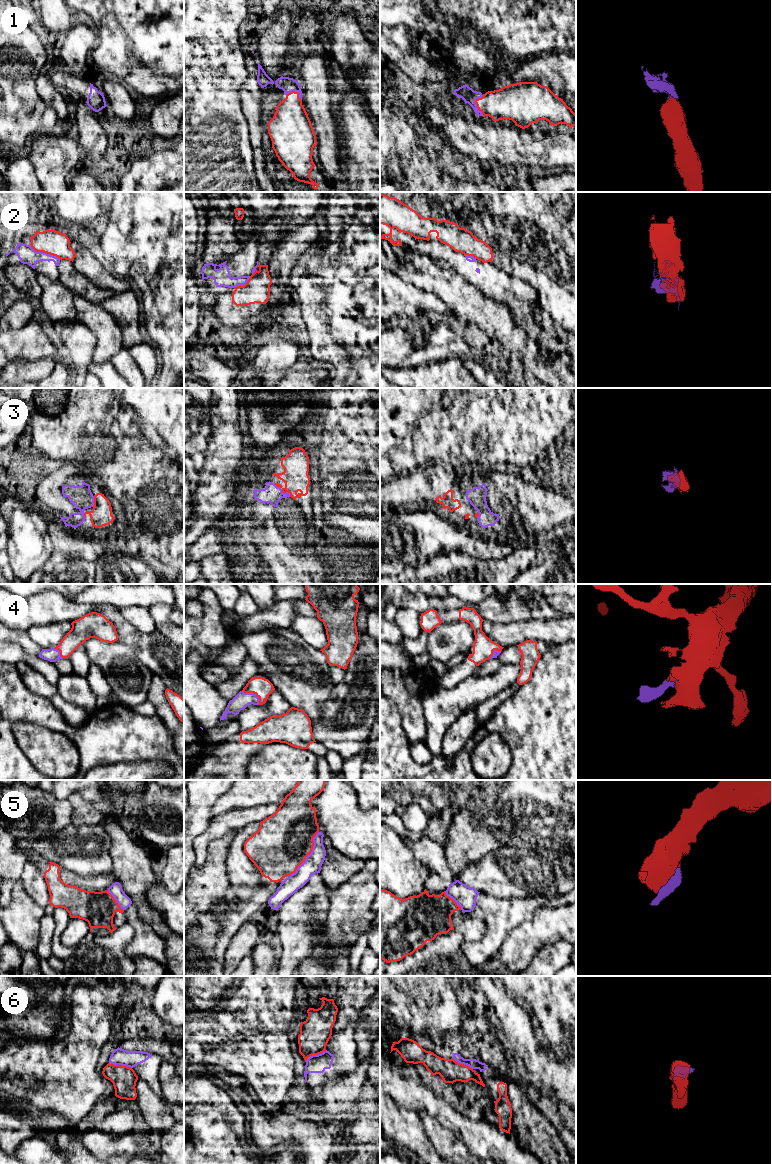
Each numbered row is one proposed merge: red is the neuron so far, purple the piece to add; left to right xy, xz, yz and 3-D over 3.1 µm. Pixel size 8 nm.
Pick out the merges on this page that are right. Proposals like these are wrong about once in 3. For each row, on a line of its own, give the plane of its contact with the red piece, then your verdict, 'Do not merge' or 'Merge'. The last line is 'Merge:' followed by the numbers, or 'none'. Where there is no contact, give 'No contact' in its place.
1: Touches red in yz. Merge
2: Touches red in xy. Do not merge
3: Touches red in xz. Merge
4: Touches red in xz. Merge
5: Touches red in xz. Do not merge
6: Touches red in xy. Do not merge
Merge: 1, 3, 4

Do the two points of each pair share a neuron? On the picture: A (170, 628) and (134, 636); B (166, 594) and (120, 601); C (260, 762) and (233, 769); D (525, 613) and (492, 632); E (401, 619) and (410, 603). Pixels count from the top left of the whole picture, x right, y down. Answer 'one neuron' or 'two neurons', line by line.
A: two neurons
B: one neuron
C: two neurons
D: two neurons
E: two neurons

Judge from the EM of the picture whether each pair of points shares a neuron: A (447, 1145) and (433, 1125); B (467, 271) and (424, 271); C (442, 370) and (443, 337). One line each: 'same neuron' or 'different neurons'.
A: same neuron
B: different neurons
C: different neurons

